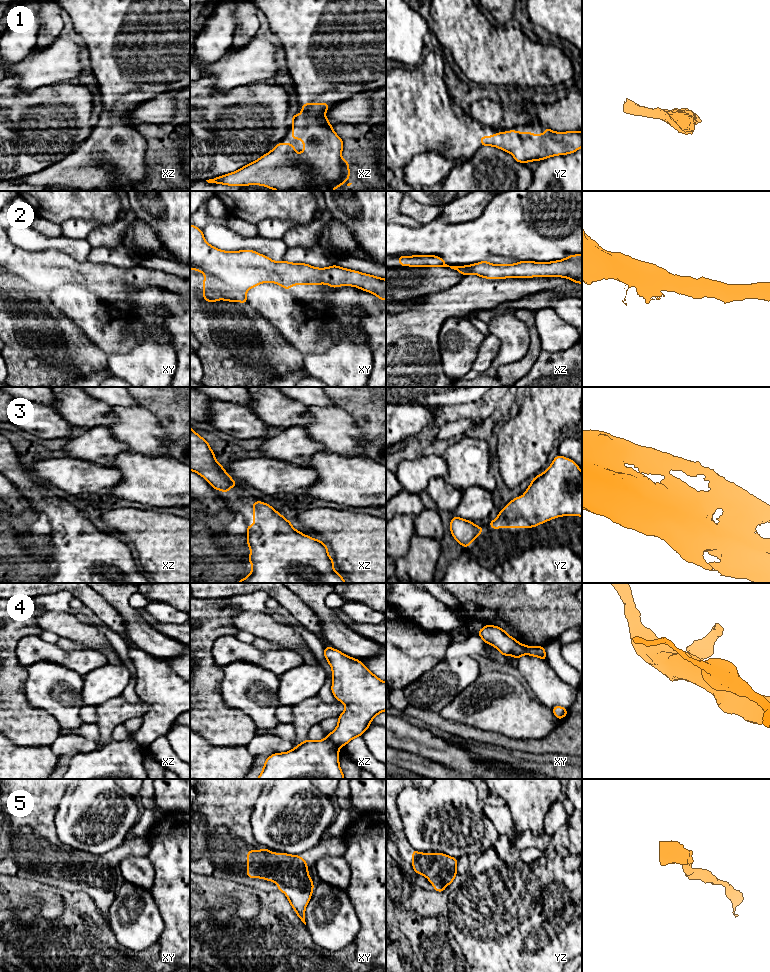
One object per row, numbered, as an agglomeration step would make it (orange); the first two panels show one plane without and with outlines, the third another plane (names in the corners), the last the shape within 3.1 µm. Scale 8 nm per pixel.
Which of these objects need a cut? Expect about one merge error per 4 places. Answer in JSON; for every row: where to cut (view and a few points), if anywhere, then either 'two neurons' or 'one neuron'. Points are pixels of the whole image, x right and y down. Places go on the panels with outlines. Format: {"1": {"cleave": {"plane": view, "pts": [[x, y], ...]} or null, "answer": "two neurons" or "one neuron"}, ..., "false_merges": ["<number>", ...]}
{"1": {"cleave": null, "answer": "one neuron"}, "2": {"cleave": {"plane": "xy", "pts": [[206, 275], [221, 280], [232, 297], [239, 297], [245, 294]]}, "answer": "two neurons"}, "3": {"cleave": null, "answer": "one neuron"}, "4": {"cleave": {"plane": "xz", "pts": [[326, 738], [338, 747]]}, "answer": "two neurons"}, "5": {"cleave": null, "answer": "one neuron"}, "false_merges": ["2", "4"]}

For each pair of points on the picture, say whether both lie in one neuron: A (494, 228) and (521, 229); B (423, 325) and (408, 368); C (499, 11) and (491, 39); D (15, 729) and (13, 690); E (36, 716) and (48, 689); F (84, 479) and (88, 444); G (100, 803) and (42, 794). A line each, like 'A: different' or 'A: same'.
A: same
B: same
C: different
D: same
E: different
F: different
G: different

